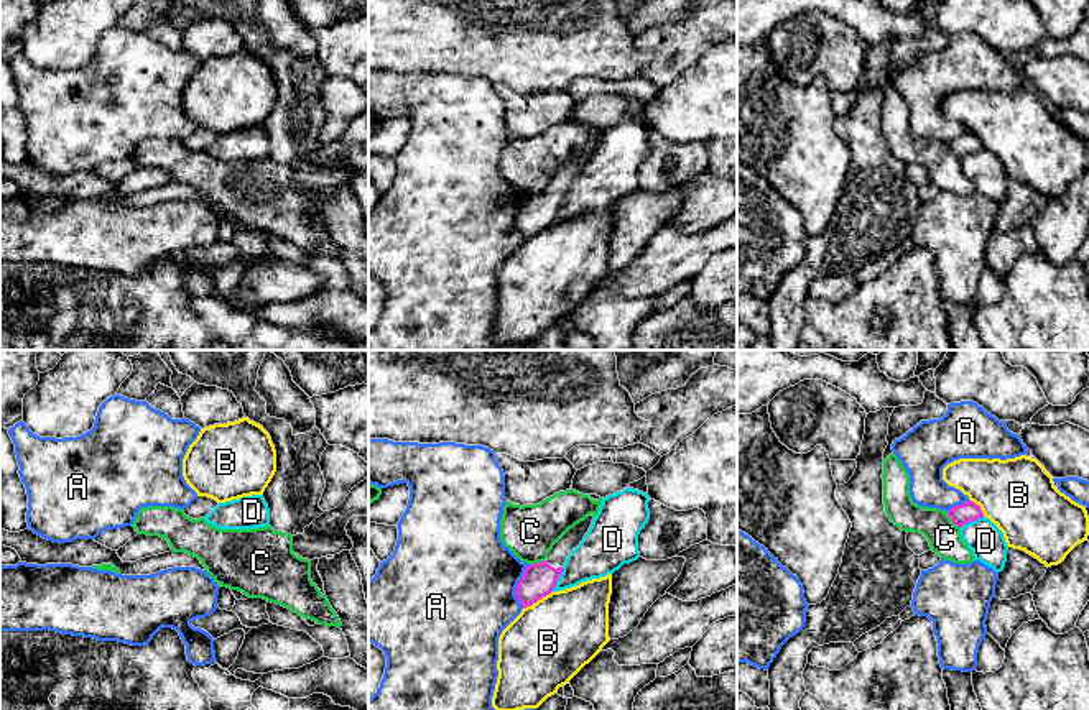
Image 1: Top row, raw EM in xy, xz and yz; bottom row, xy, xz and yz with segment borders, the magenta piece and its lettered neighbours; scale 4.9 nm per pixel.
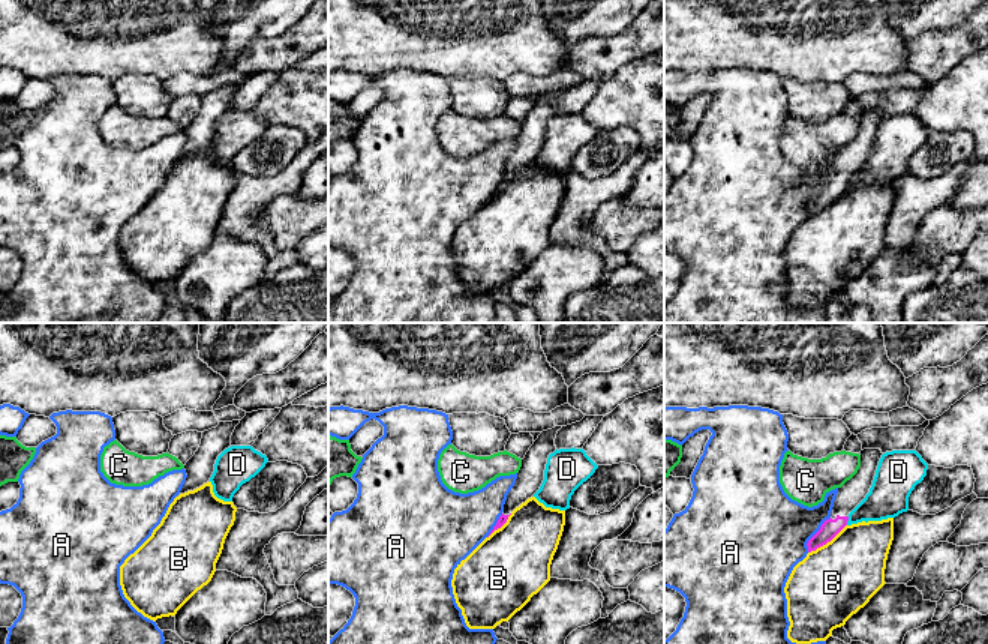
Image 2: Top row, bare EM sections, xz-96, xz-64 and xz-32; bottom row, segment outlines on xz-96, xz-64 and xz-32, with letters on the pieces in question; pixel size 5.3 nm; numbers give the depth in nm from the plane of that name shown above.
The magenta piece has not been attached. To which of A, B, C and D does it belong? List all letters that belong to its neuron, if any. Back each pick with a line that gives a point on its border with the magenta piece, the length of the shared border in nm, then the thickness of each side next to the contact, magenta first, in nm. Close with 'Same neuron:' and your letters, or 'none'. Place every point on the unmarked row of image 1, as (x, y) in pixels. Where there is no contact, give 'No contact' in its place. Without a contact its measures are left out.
Same neuron: none

